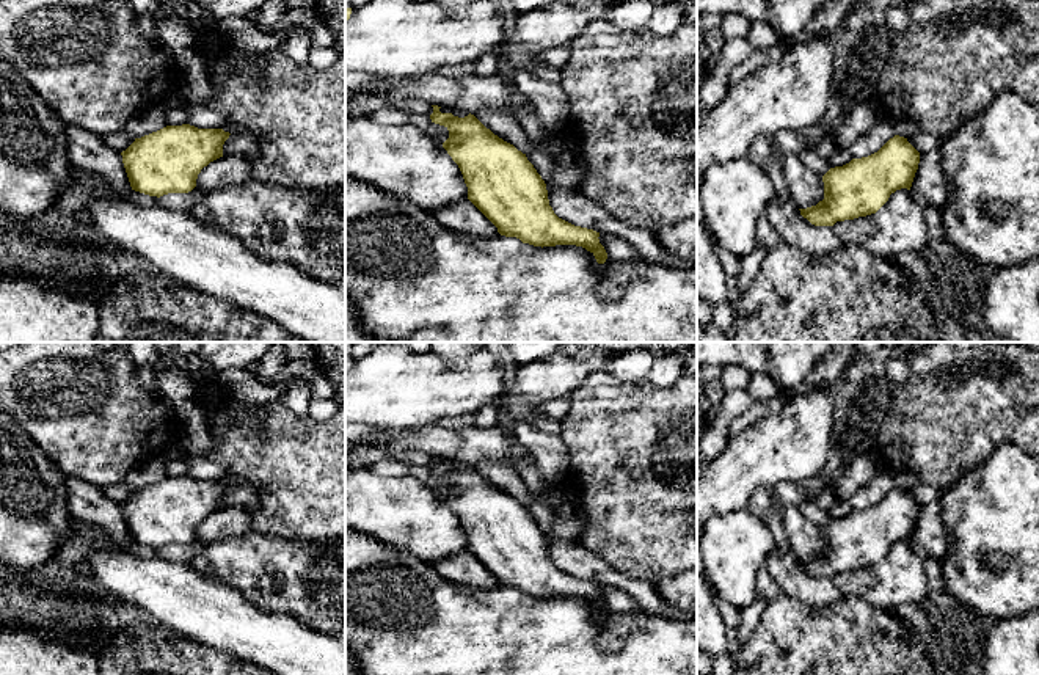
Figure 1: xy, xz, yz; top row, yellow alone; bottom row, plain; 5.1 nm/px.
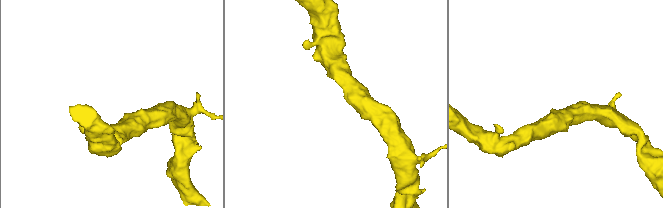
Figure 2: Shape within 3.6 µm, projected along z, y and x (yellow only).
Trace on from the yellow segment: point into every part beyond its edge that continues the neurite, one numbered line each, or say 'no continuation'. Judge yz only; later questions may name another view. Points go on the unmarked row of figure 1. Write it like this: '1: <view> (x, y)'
no continuation

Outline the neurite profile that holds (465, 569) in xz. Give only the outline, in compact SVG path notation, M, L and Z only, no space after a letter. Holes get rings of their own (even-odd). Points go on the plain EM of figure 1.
M468 551L432 562L444 579L477 589L496 589L498 579Z

